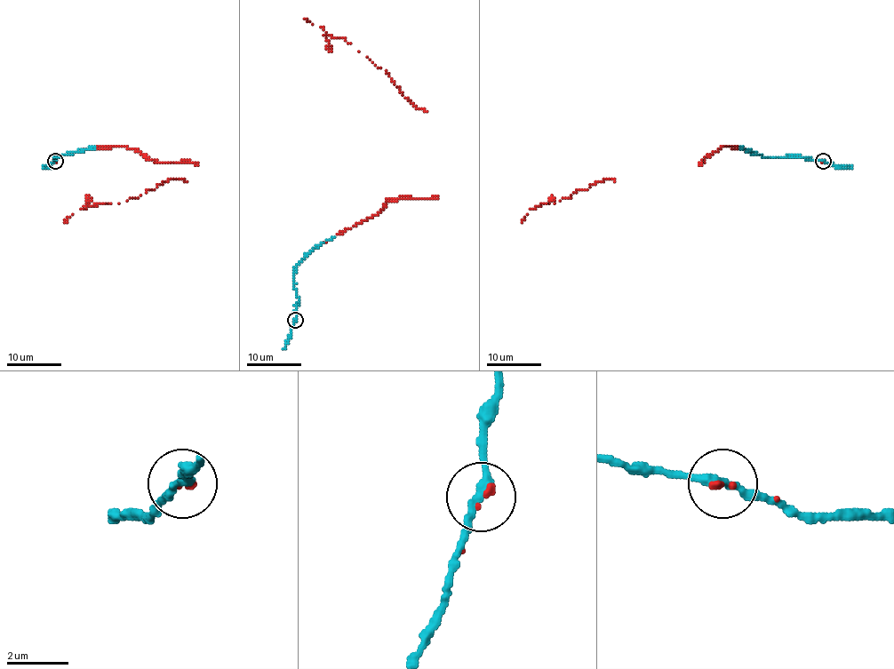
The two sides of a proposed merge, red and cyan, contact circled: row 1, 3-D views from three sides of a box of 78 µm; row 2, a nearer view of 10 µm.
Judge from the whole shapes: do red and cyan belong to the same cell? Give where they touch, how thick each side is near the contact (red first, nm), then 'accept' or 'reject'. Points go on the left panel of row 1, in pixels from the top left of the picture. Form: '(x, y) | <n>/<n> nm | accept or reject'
(55, 161) | 180/280 nm | accept

